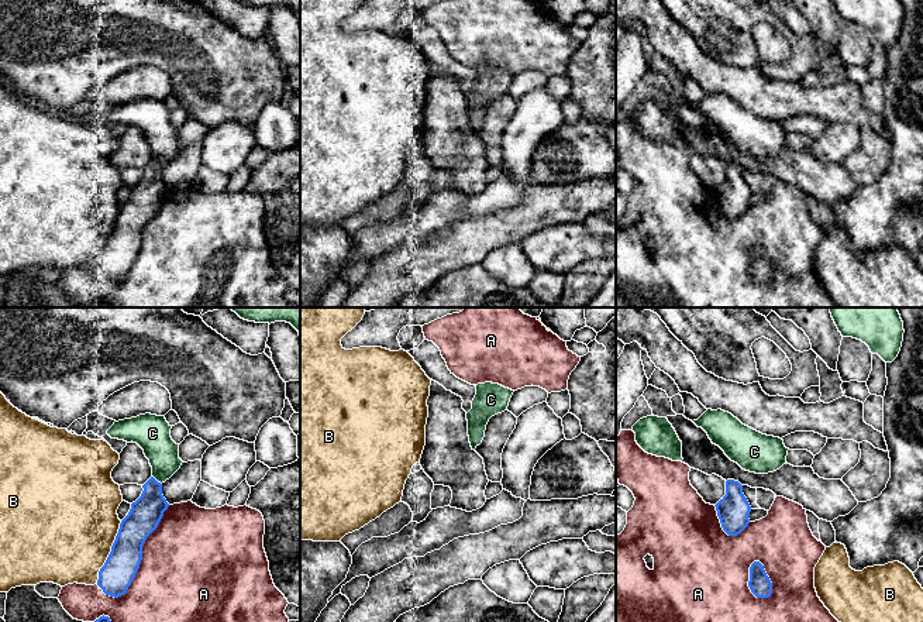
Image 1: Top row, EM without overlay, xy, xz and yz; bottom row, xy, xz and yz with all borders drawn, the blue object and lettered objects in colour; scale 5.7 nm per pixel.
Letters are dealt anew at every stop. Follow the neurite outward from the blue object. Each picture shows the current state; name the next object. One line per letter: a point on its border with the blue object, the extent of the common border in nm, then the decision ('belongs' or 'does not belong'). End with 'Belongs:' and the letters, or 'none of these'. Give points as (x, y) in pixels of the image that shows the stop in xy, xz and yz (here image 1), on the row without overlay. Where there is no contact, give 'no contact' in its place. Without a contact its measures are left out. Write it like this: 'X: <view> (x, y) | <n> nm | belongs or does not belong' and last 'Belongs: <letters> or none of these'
A: xy (141, 243) | 650 nm | does not belong
B: xy (110, 236) | 380 nm | does not belong
C: xy (155, 164) | 80 nm | belongs
Belongs: C

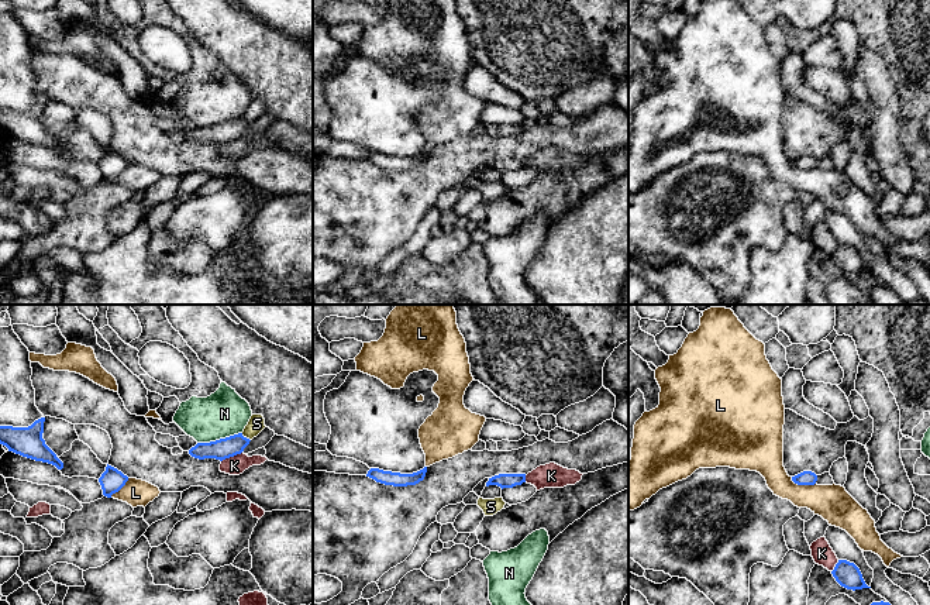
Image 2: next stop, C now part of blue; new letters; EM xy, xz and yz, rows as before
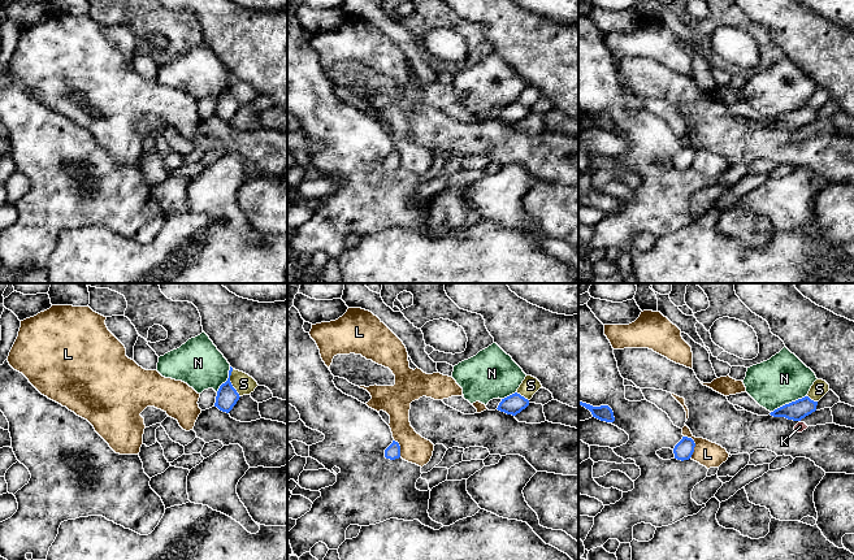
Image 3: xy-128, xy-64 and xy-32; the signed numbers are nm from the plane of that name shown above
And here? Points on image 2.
K: xy (231, 140) | 130 nm | does not belong
L: yz (802, 168) | 150 nm | does not belong
N: xy (220, 123) | 260 nm | does not belong
S: xy (245, 121) | 70 nm | does not belong
Belongs: none of these

